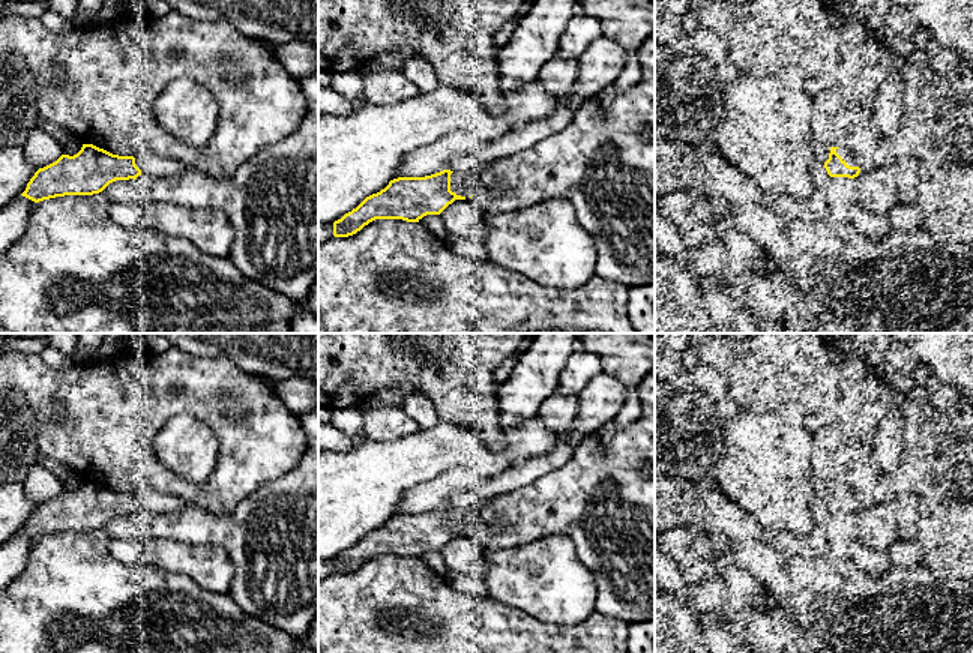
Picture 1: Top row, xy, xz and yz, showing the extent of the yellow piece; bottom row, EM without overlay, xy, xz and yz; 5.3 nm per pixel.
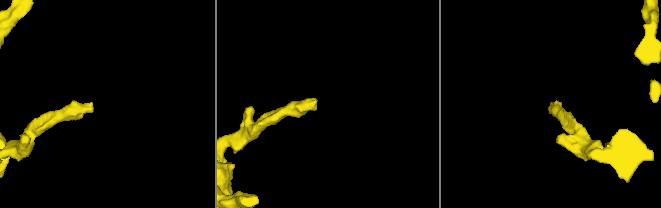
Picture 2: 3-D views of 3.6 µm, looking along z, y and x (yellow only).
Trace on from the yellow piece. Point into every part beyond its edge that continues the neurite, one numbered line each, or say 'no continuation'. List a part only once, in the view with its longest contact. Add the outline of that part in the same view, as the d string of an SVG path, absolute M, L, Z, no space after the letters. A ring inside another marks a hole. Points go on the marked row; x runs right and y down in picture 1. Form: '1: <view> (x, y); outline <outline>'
1: yz (849, 156); outline M839 147L839 149L836 149L836 153L842 158L842 161L847 162L847 165L859 167L857 158L851 150Z

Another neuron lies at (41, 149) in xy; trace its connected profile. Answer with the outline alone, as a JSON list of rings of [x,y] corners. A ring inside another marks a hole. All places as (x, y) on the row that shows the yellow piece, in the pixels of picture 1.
[[[39,126],[32,129],[23,149],[26,159],[38,168],[56,162],[63,155],[60,144]]]

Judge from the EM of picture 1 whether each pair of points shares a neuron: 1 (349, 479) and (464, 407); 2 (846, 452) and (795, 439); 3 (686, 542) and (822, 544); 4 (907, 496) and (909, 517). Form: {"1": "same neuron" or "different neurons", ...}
{"1": "different neurons", "2": "different neurons", "3": "different neurons", "4": "same neuron"}

